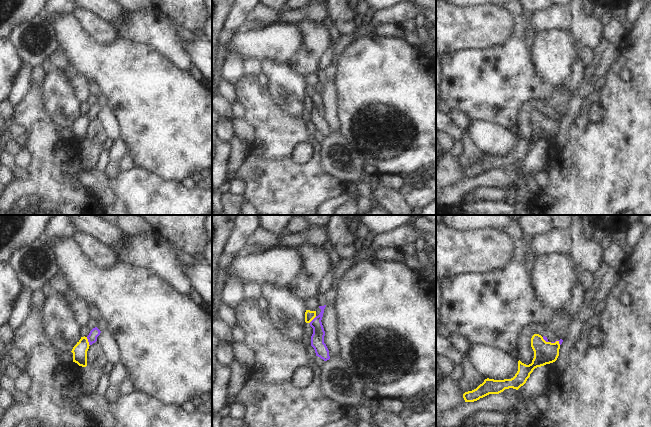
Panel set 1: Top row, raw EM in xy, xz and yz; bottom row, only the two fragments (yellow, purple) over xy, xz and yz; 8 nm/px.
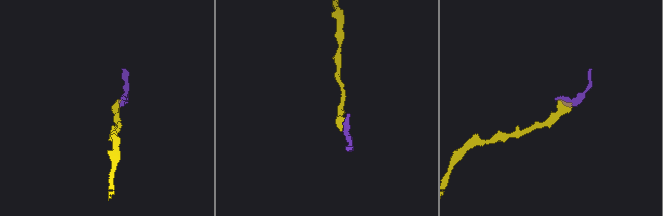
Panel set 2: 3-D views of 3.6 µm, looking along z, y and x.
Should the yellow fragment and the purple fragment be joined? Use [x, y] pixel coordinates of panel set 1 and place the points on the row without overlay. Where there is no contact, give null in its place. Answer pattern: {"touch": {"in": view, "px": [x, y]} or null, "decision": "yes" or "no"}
{"touch": {"in": "xy", "px": [87, 117]}, "decision": "no"}

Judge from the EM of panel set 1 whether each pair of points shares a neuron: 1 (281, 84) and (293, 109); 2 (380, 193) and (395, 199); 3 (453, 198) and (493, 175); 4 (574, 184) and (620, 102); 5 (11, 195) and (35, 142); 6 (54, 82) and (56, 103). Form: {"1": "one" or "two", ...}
{"1": "one", "2": "one", "3": "one", "4": "one", "5": "one", "6": "one"}

